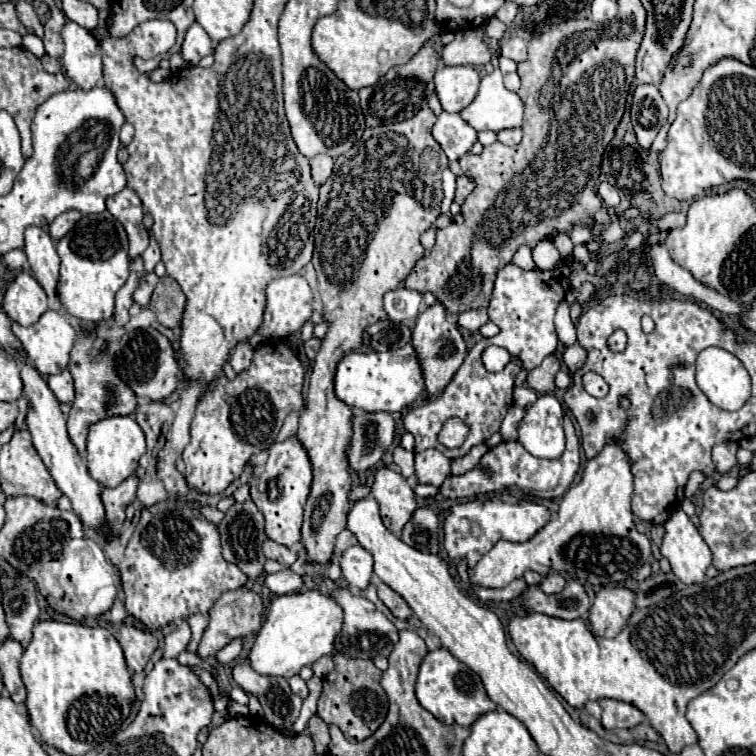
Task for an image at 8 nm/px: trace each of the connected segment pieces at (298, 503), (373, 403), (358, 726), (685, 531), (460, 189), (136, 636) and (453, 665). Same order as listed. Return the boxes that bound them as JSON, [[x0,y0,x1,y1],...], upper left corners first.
[[250,435,312,547],[338,343,424,413],[316,655,388,741],[660,509,712,585],[454,177,474,203],[118,625,158,673],[416,647,496,727]]

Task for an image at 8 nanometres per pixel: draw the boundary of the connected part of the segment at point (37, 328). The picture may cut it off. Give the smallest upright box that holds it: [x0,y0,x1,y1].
[12,309,76,375]

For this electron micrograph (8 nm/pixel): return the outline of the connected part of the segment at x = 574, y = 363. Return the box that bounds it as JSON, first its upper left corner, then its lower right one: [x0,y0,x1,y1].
[564,343,586,373]

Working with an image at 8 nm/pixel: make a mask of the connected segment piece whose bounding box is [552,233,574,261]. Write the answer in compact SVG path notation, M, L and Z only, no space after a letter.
M554 235L552 237L552 243L558 247L558 251L560 251L560 255L562 255L562 259L572 259L572 249L574 249L574 245L572 245L572 241L570 241L570 237L568 235Z

